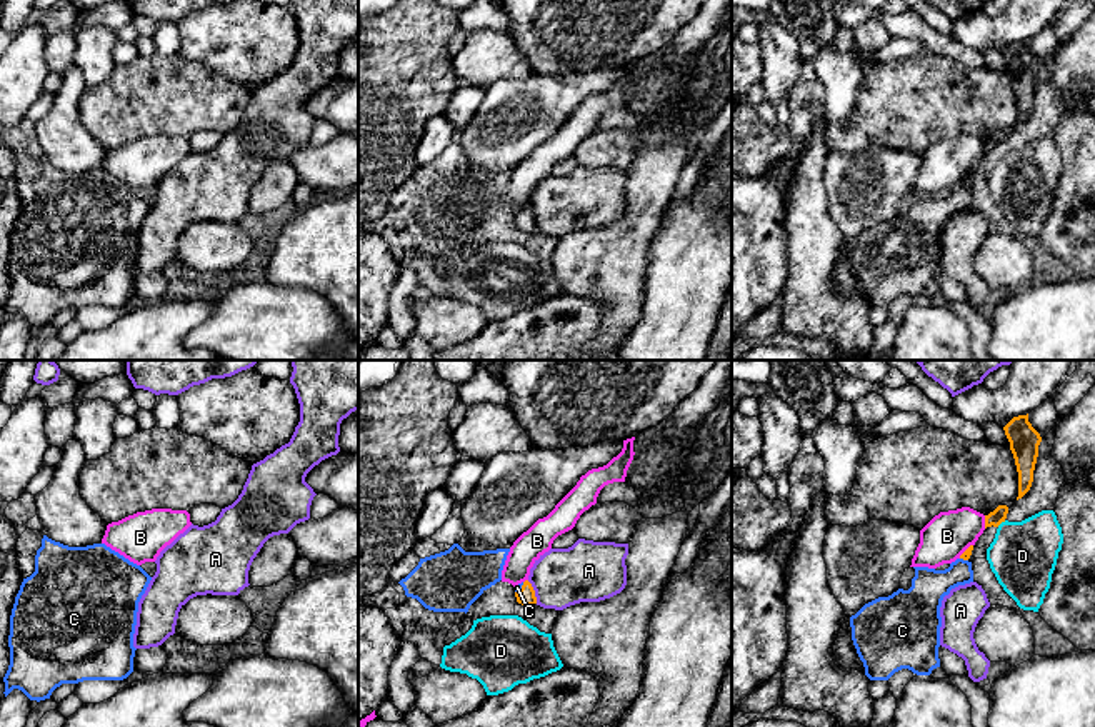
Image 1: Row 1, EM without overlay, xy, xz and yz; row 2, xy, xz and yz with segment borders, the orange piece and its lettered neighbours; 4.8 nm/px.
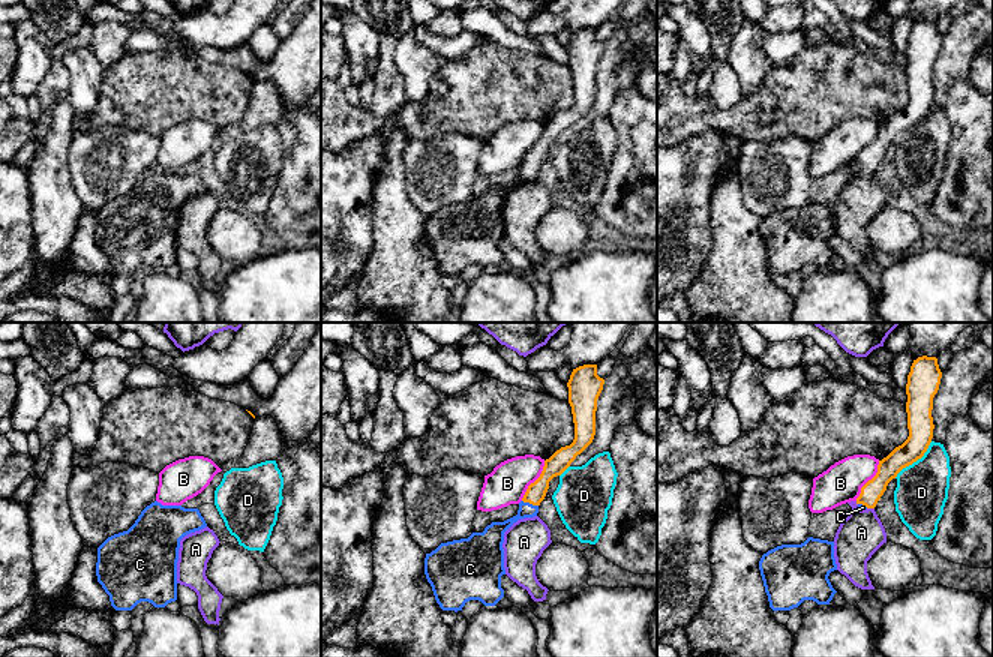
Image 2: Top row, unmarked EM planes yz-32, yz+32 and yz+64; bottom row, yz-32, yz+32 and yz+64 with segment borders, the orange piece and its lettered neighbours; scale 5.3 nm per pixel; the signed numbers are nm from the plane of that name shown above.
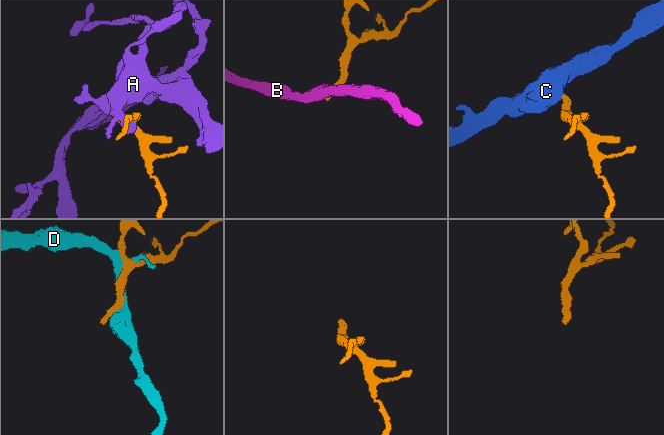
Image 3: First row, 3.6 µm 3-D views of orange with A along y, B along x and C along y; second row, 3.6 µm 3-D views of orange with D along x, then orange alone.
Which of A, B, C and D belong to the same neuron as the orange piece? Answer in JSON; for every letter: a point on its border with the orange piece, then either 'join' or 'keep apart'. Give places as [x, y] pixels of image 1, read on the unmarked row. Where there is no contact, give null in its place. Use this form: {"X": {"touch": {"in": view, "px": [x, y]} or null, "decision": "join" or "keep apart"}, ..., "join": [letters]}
{"A": {"touch": {"in": "xz", "px": [534, 219]}, "decision": "keep apart"}, "B": {"touch": {"in": "yz", "px": [985, 149]}, "decision": "keep apart"}, "C": {"touch": {"in": "xz", "px": [522, 214]}, "decision": "join"}, "D": {"touch": {"in": "yz", "px": [1000, 149]}, "decision": "keep apart"}, "join": ["C"]}

